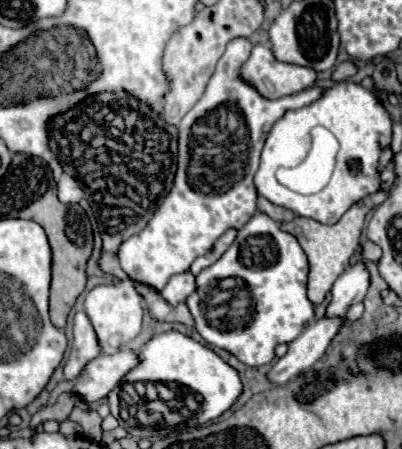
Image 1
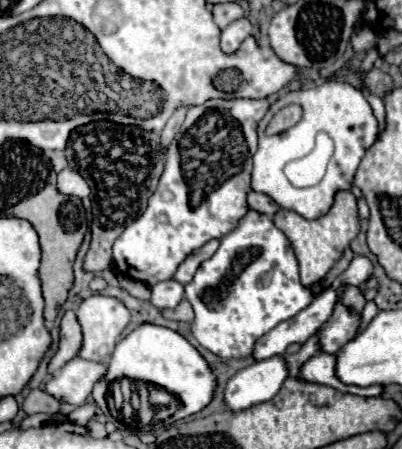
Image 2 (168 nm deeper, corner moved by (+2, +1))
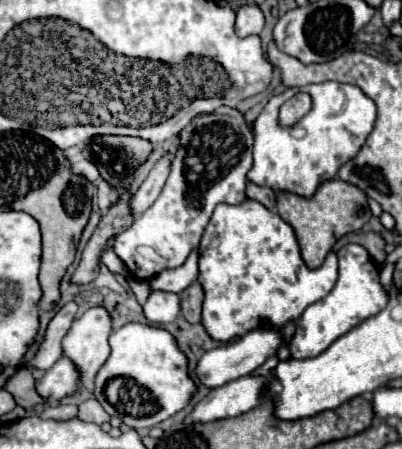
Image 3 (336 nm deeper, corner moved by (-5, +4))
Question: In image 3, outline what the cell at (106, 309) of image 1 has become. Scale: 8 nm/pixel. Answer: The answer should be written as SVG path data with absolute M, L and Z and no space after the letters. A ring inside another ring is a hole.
M95 306L73 322L63 340L63 352L81 370L81 386L87 390L93 390L93 380L111 354L111 332L113 316L103 306Z

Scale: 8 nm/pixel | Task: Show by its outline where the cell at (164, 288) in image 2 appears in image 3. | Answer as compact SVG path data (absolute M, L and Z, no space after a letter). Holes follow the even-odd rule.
M155 290L147 298L143 312L153 324L167 324L179 316L179 296L173 292Z

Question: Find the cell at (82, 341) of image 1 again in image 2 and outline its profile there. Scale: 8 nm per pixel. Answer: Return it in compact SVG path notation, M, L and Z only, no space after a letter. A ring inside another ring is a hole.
M66 311L60 321L60 345L52 359L48 361L48 373L56 373L64 363L68 363L72 357L78 355L78 349L82 347L82 329L76 321L74 311Z

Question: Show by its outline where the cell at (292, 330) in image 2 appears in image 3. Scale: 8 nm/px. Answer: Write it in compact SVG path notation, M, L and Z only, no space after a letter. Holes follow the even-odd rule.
M257 328L257 330L251 330L247 336L241 336L239 340L231 342L231 344L225 344L225 346L219 346L215 350L209 350L201 356L199 364L197 364L197 380L207 384L209 388L217 388L217 386L223 386L225 382L231 382L235 378L241 378L245 374L251 374L255 368L259 368L267 358L275 356L279 346L283 342L283 334L279 330L271 330L271 328Z

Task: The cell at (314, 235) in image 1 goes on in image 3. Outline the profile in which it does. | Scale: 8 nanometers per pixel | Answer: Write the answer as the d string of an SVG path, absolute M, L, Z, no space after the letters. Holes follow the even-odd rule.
M339 178L321 184L319 190L315 192L315 196L309 200L301 198L297 194L281 192L277 196L277 212L295 230L297 242L301 246L301 256L303 256L307 268L319 268L325 262L325 256L335 246L337 238L341 238L343 234L361 230L363 224L371 218L371 210L369 210L365 192Z

